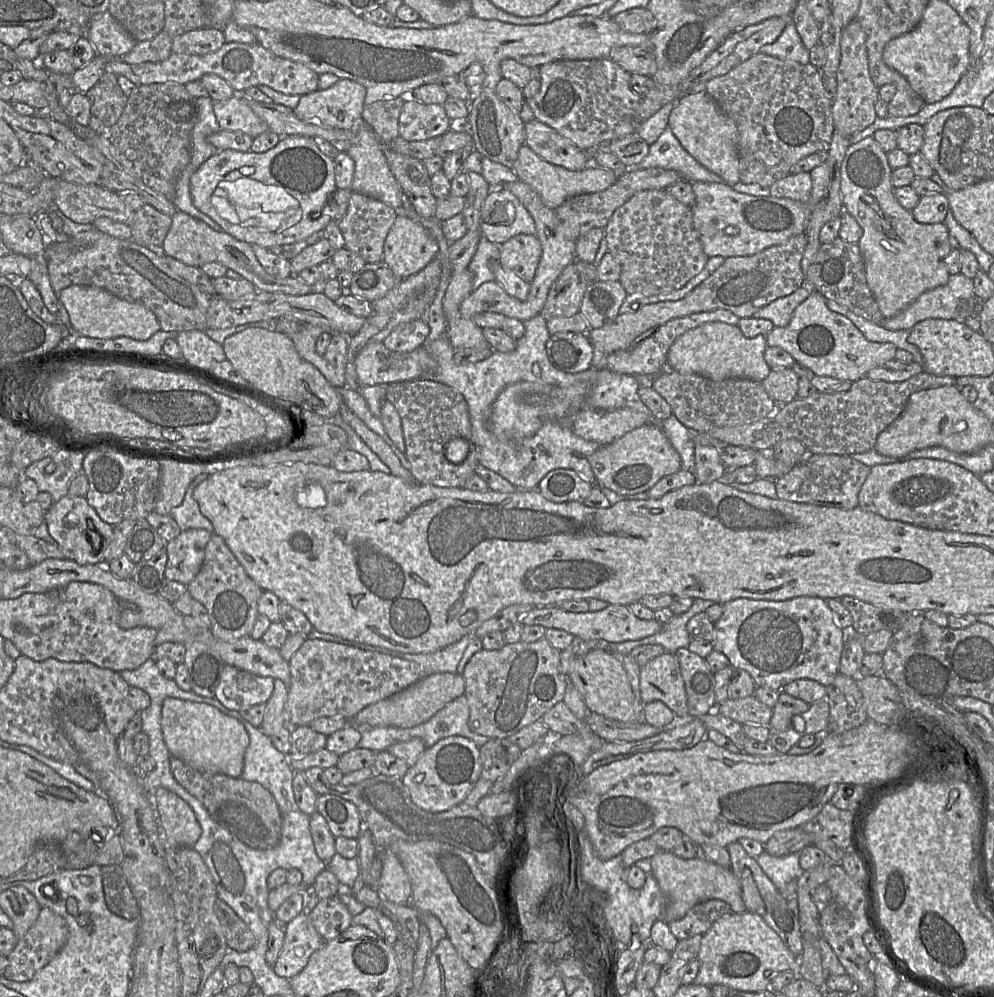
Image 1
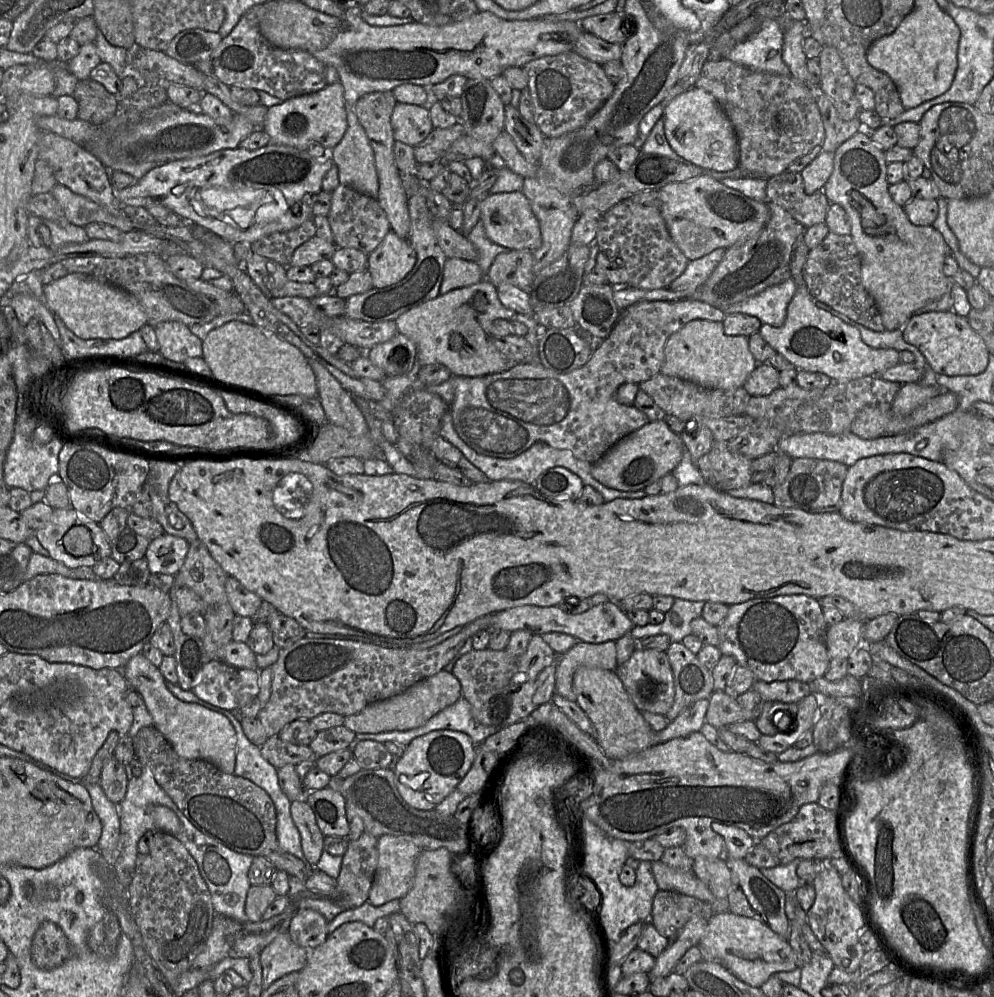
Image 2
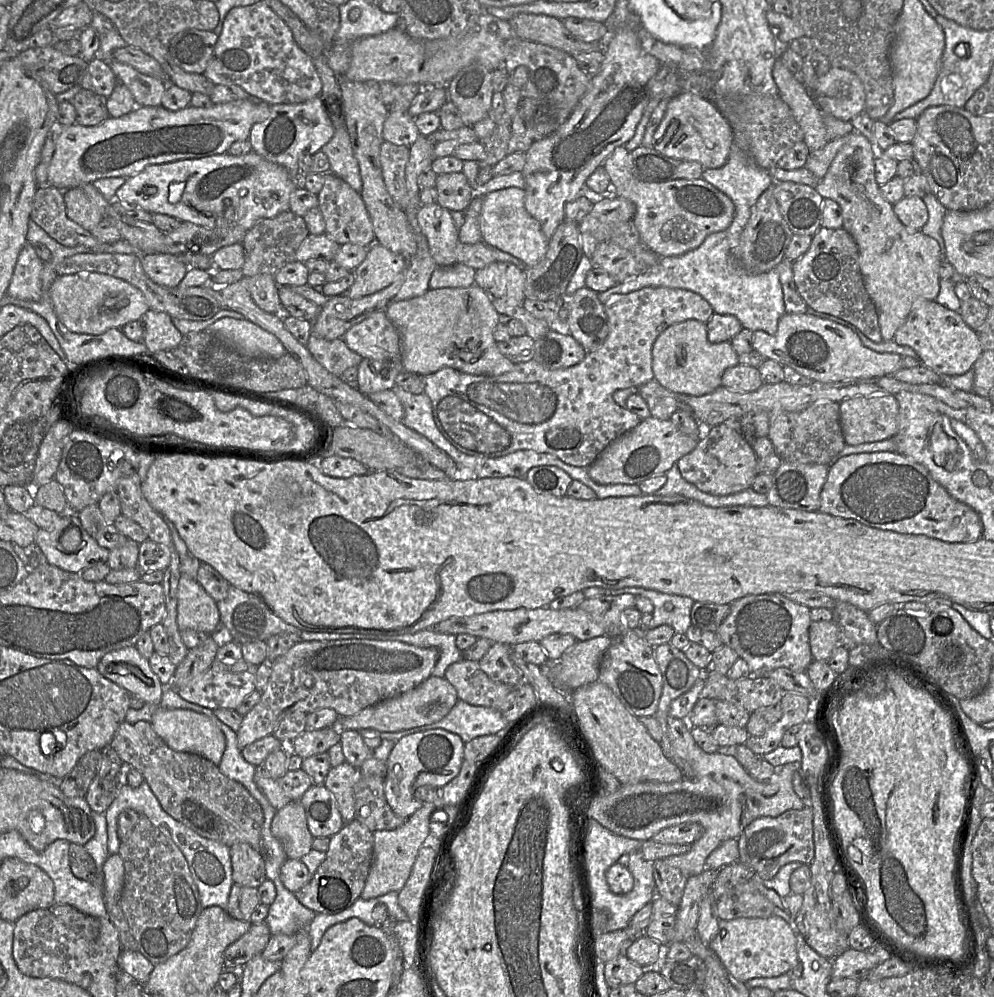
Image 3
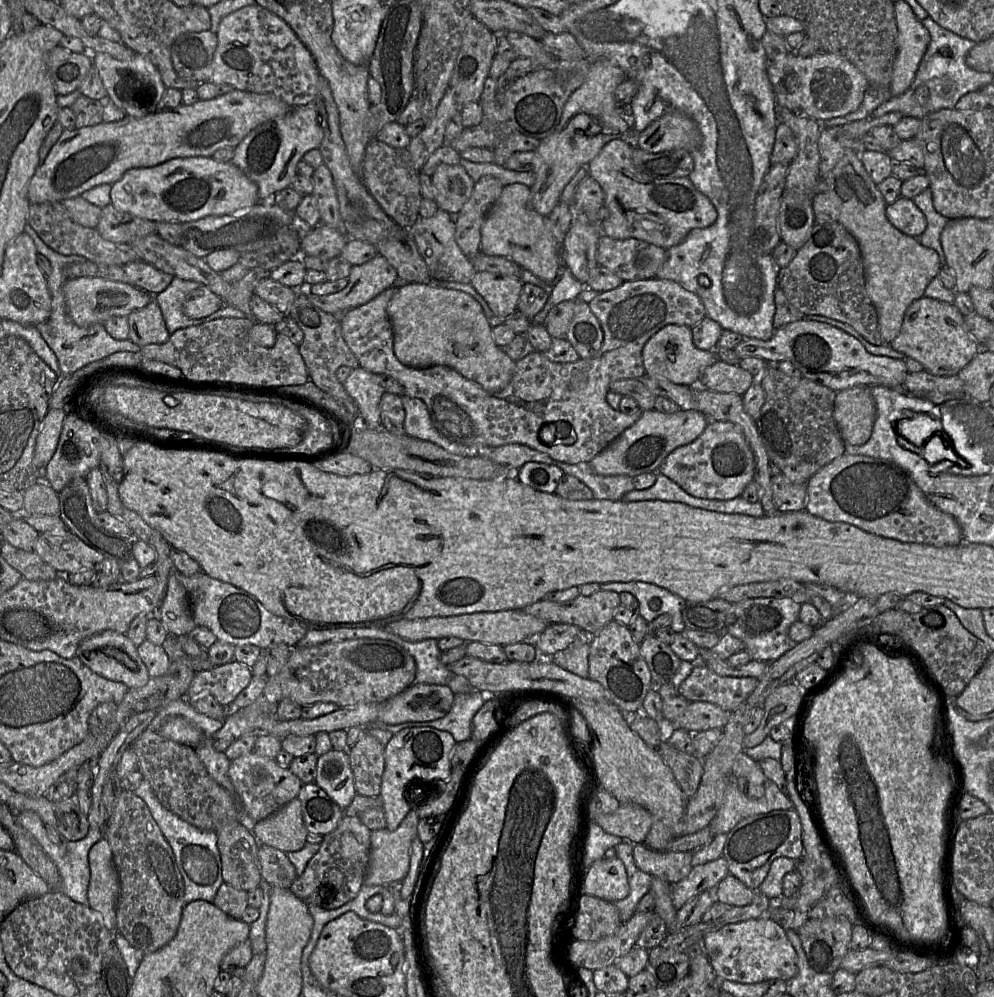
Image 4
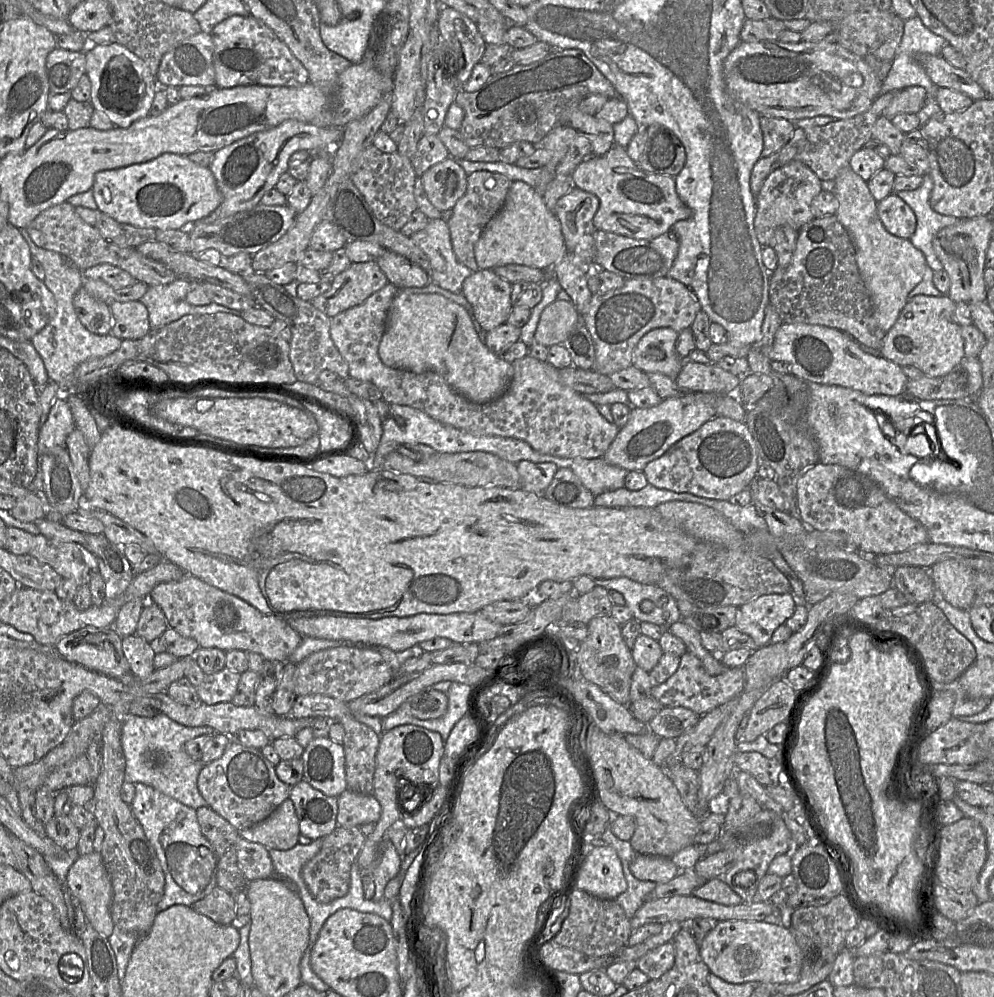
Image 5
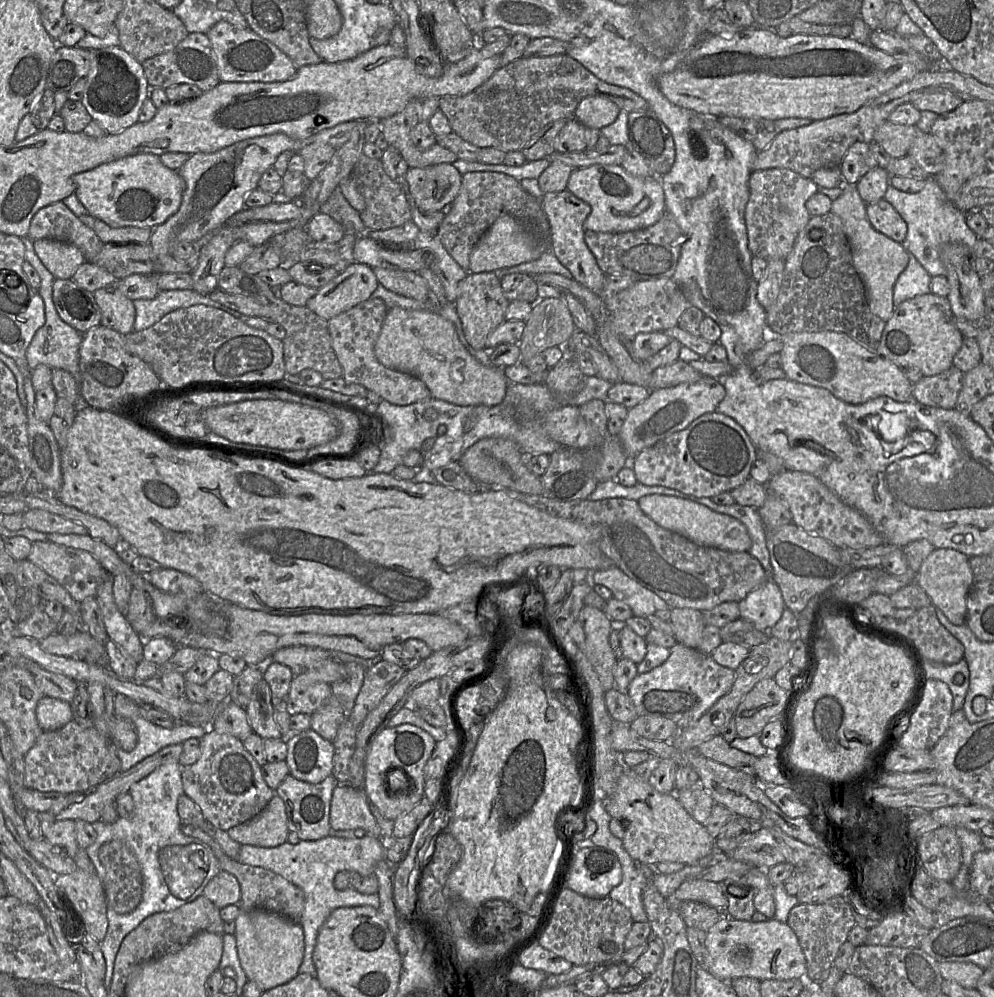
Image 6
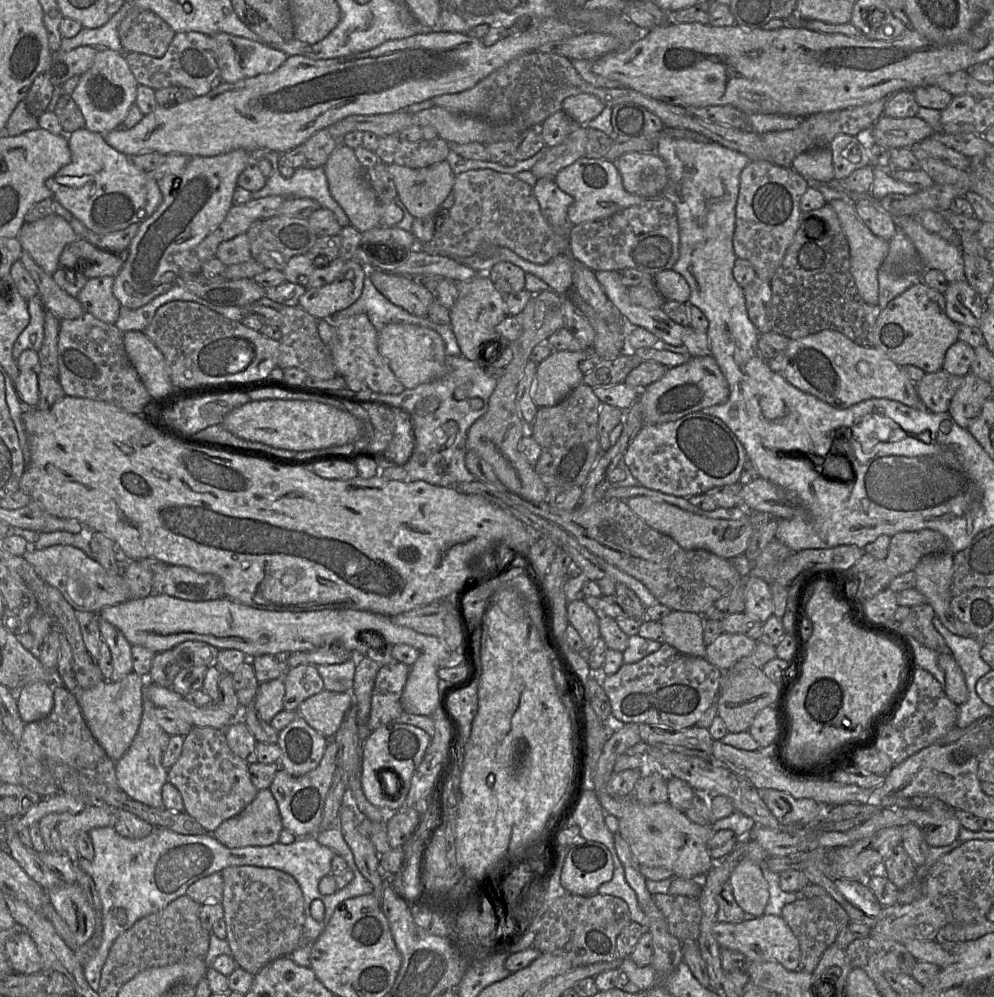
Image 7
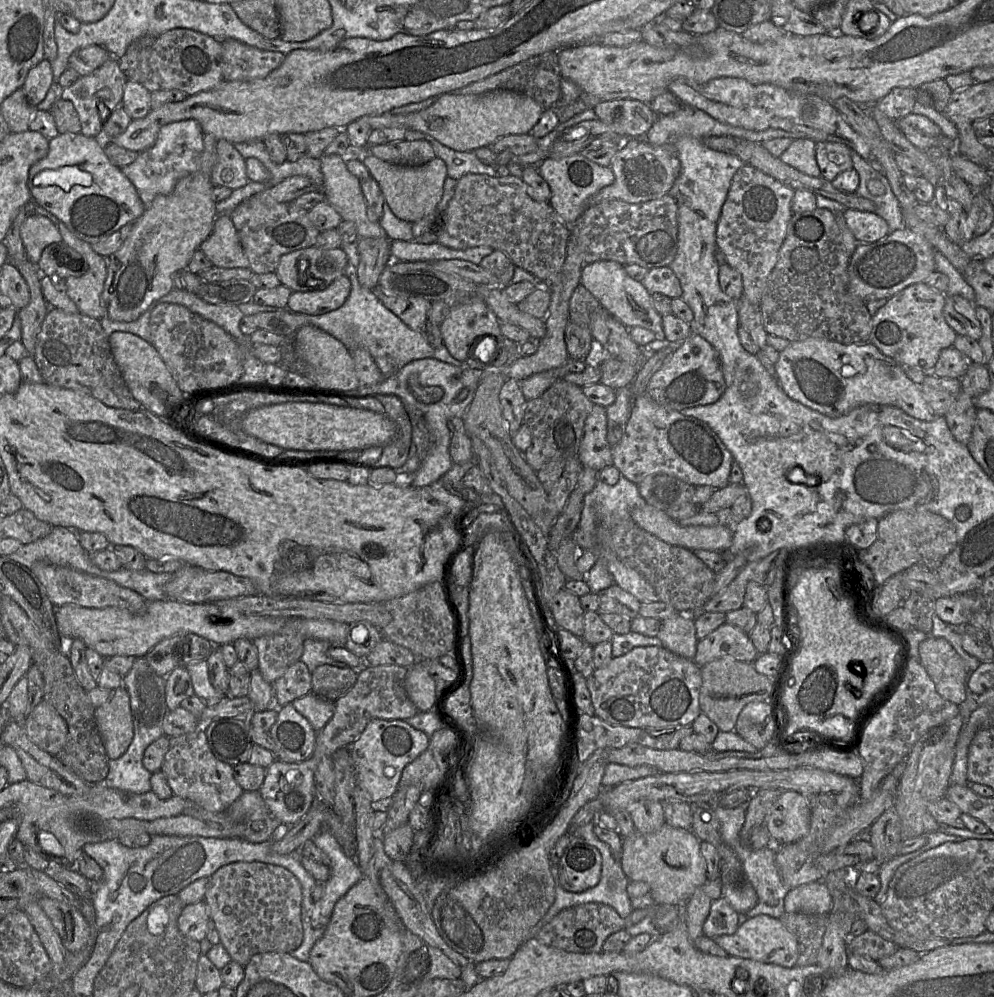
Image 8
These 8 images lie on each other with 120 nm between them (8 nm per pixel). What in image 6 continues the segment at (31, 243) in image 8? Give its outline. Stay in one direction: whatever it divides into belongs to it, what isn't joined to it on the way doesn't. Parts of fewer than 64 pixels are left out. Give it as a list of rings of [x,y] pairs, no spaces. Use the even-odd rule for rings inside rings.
[[[53,239],[33,240],[34,250],[45,267],[57,279],[71,279],[86,260],[75,245]]]

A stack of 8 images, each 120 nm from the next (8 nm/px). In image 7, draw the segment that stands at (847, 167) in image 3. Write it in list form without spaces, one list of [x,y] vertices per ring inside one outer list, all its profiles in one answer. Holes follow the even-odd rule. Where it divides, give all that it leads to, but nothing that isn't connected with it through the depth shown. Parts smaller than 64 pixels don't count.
[[[849,198],[833,200],[830,202],[830,205],[837,214],[842,231],[849,245],[850,273],[853,276],[858,291],[866,303],[878,305],[878,271],[888,255],[889,241],[885,241],[871,232],[858,217],[855,203]]]

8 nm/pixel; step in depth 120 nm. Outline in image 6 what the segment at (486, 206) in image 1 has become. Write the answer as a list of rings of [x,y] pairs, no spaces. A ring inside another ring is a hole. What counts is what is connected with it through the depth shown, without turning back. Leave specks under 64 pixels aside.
[[[508,215],[500,216],[483,234],[470,254],[470,273],[493,272],[498,269],[509,268],[525,262],[539,259],[542,254],[550,249],[550,232],[549,241],[539,239],[539,237],[528,233],[513,217]]]

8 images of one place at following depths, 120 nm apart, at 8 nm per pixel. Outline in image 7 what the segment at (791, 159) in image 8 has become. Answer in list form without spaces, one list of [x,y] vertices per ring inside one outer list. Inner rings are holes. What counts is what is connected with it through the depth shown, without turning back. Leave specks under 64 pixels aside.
[[[819,148],[798,155],[791,168],[810,183],[827,184],[834,180],[831,150]]]

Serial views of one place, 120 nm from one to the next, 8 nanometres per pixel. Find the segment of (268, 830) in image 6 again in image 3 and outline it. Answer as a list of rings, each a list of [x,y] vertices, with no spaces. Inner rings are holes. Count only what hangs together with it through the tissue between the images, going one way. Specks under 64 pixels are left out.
[[[299,801],[291,802],[275,813],[271,833],[280,841],[289,859],[300,860],[312,849],[314,837],[308,829],[305,809]]]

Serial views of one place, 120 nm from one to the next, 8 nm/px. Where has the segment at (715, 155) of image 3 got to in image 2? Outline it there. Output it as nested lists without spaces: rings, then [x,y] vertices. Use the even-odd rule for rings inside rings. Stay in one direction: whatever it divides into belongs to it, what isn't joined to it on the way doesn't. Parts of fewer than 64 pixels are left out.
[[[695,86],[676,96],[664,109],[664,131],[671,148],[683,159],[705,170],[732,171],[739,166],[734,127],[713,95]]]

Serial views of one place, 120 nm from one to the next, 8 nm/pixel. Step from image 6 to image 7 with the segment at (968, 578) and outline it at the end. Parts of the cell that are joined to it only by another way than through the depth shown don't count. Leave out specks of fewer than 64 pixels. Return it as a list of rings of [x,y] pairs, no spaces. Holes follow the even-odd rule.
[[[936,553],[925,556],[915,567],[916,589],[922,593],[940,618],[942,624],[953,634],[969,637],[972,632],[952,611],[951,584],[953,578],[954,554]]]

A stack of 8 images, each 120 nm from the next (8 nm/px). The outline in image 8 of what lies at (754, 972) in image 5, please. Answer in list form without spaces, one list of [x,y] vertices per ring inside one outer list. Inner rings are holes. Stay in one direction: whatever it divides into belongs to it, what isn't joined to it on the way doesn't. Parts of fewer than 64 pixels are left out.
[[[761,914],[748,918],[738,926],[734,934],[714,938],[729,956],[751,959],[754,961],[779,965],[785,968],[796,966],[798,958],[797,940],[779,919]]]

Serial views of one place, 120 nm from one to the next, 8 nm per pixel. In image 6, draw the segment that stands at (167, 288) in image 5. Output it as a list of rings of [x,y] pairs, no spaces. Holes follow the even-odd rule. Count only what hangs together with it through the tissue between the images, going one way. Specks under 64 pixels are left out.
[[[193,289],[163,290],[154,299],[139,299],[133,302],[136,311],[133,331],[151,327],[174,310],[199,304],[217,308],[240,319],[238,311],[212,300],[208,295],[201,295]]]

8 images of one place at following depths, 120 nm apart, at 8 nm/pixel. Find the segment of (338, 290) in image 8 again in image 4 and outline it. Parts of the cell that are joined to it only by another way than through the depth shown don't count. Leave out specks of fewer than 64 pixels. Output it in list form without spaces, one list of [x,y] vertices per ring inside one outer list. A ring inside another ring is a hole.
[[[381,254],[360,265],[353,265],[348,275],[347,286],[336,293],[327,295],[312,294],[307,291],[307,297],[315,306],[328,314],[344,314],[351,308],[367,303],[385,289],[393,286],[398,281],[396,269]]]

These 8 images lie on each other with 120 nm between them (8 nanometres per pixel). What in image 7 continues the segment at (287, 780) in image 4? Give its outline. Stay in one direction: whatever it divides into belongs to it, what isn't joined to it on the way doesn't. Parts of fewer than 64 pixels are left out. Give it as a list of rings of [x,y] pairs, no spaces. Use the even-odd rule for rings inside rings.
[[[193,726],[184,738],[178,760],[168,769],[168,782],[180,792],[184,813],[193,817],[206,832],[212,834],[223,821],[239,814],[255,799],[258,789],[253,785],[248,769],[249,764],[229,748],[224,729]]]

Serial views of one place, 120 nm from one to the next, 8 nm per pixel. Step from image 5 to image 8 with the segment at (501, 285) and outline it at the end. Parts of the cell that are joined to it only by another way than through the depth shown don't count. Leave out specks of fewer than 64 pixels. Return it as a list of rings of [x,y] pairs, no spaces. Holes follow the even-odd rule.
[[[478,297],[451,308],[440,324],[443,344],[453,358],[465,361],[473,344],[481,339],[495,340],[502,348],[505,339],[500,331],[500,322],[495,313]]]

